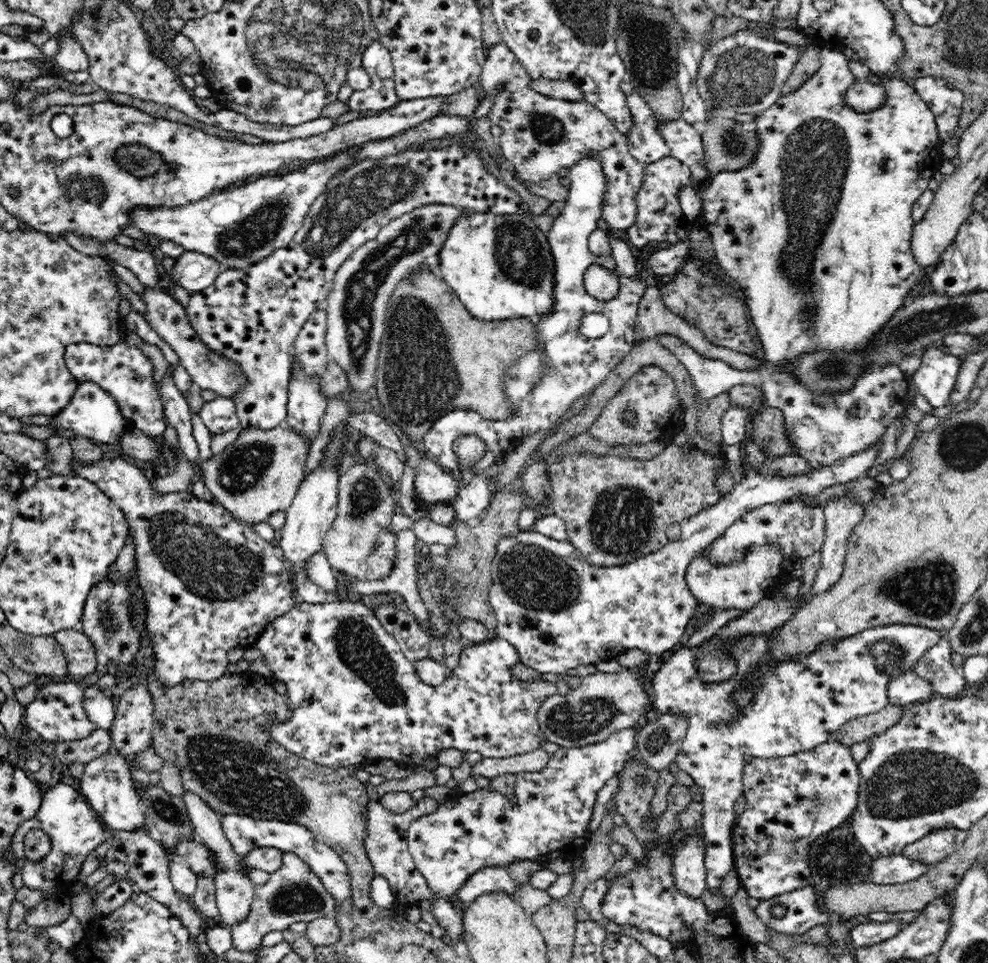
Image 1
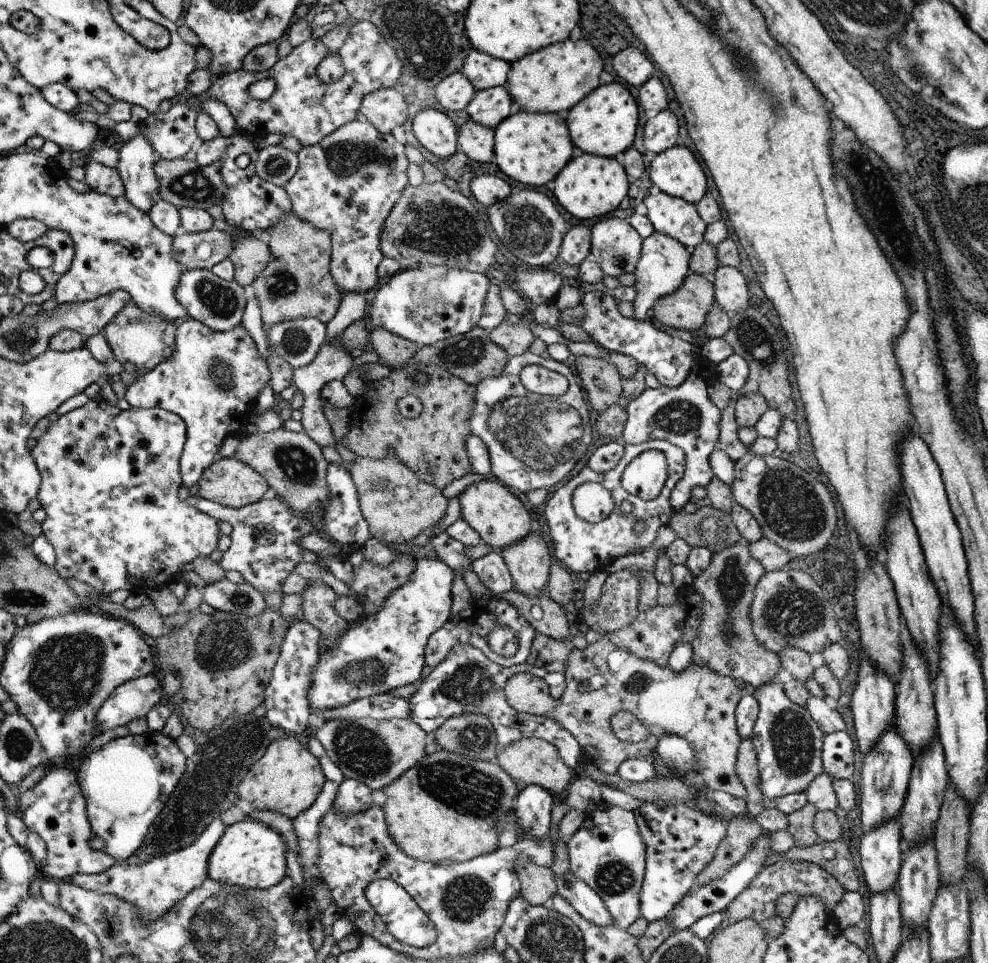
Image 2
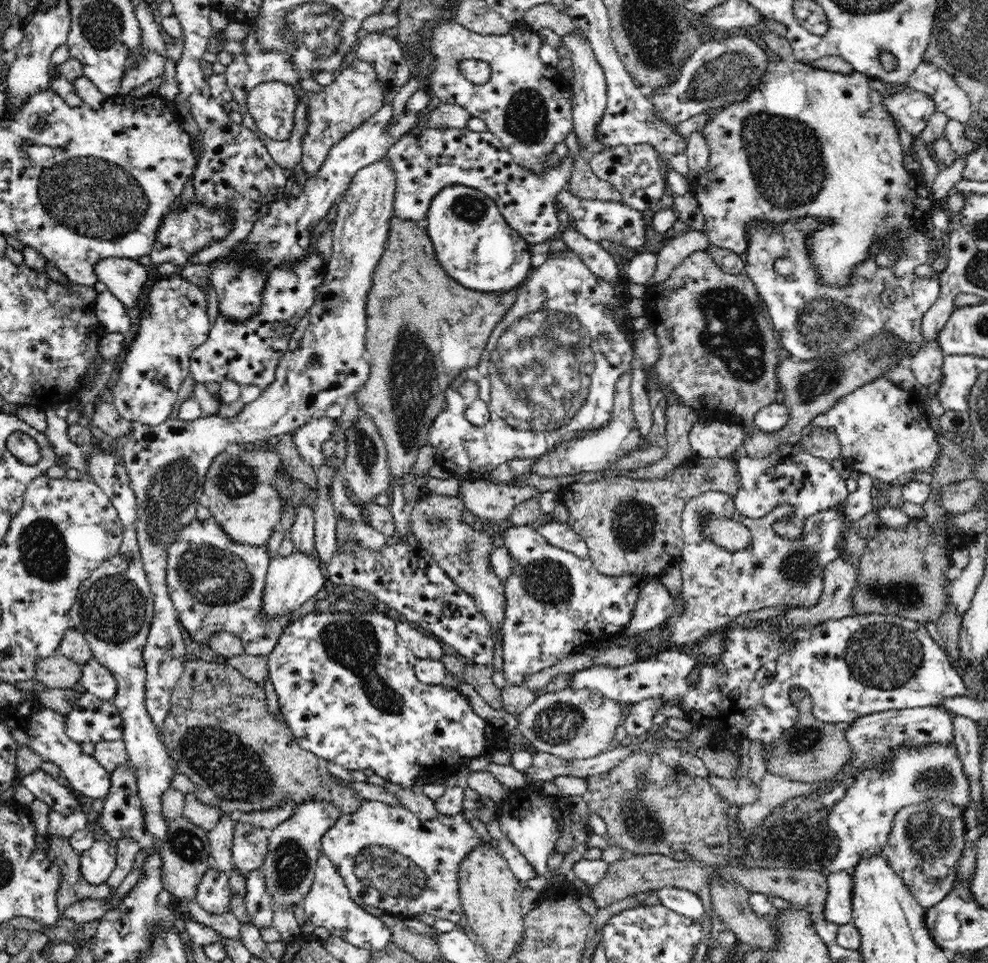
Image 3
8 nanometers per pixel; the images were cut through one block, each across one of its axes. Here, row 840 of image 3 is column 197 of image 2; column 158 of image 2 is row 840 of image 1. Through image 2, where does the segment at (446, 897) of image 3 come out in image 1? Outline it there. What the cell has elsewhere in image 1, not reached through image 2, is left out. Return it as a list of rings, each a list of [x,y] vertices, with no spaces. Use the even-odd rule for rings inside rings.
[[[429,797],[422,798],[404,813],[389,812],[379,800],[370,800],[368,804],[368,858],[371,860],[372,868],[375,869],[375,875],[384,876],[388,880],[395,900],[407,906],[418,906],[422,900],[431,900],[433,897],[429,892],[424,876],[417,870],[409,852],[409,843],[407,842],[409,826],[414,820],[429,813],[434,813],[438,808],[438,802]]]

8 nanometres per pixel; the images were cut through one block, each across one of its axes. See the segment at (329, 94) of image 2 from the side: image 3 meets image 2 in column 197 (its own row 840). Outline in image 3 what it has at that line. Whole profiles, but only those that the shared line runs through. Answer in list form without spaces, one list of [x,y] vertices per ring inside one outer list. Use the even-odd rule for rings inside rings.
[[[97,837],[89,850],[78,854],[80,873],[92,884],[104,883],[116,868],[117,848],[103,837]]]

